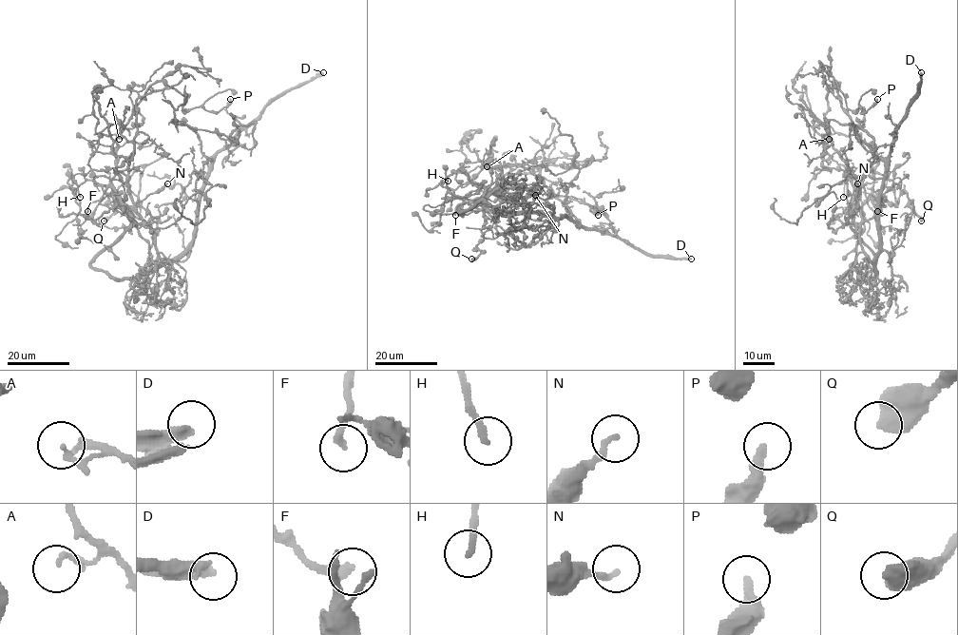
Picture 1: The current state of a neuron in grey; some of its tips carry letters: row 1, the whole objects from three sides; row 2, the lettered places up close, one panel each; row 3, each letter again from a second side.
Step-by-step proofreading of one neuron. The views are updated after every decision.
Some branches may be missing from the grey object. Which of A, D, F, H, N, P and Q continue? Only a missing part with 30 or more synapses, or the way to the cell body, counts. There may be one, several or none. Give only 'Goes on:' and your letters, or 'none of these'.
Goes on: D, H

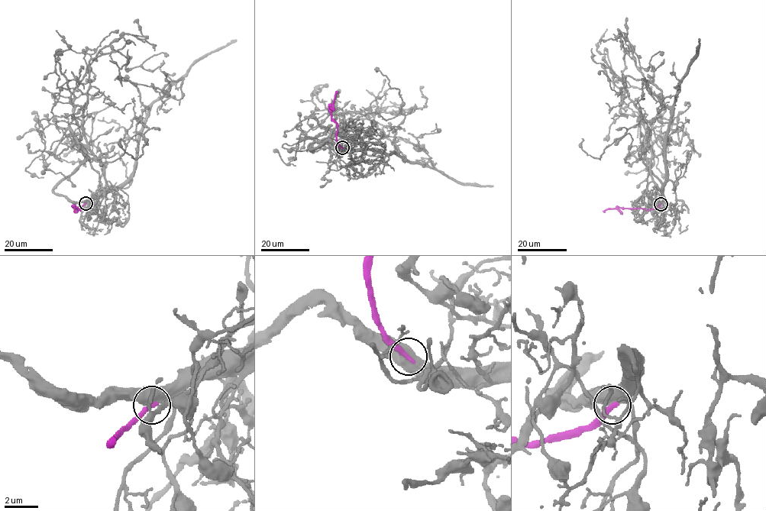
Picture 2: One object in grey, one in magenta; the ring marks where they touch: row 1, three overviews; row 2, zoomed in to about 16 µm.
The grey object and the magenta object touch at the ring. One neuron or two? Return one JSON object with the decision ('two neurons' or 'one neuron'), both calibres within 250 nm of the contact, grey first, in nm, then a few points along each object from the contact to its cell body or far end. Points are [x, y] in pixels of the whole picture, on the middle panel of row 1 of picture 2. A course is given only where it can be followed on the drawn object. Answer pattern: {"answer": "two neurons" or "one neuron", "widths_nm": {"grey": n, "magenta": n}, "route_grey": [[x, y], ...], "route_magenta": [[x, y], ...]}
{"answer": "one neuron", "widths_nm": {"grey": 600, "magenta": 320}, "route_grey": [[341, 148], [362, 145], [359, 137], [340, 135], [346, 110], [366, 114], [386, 127], [384, 134], [425, 150]], "route_magenta": [[342, 148], [337, 139], [337, 124], [331, 118], [328, 106], [332, 105], [337, 92]]}

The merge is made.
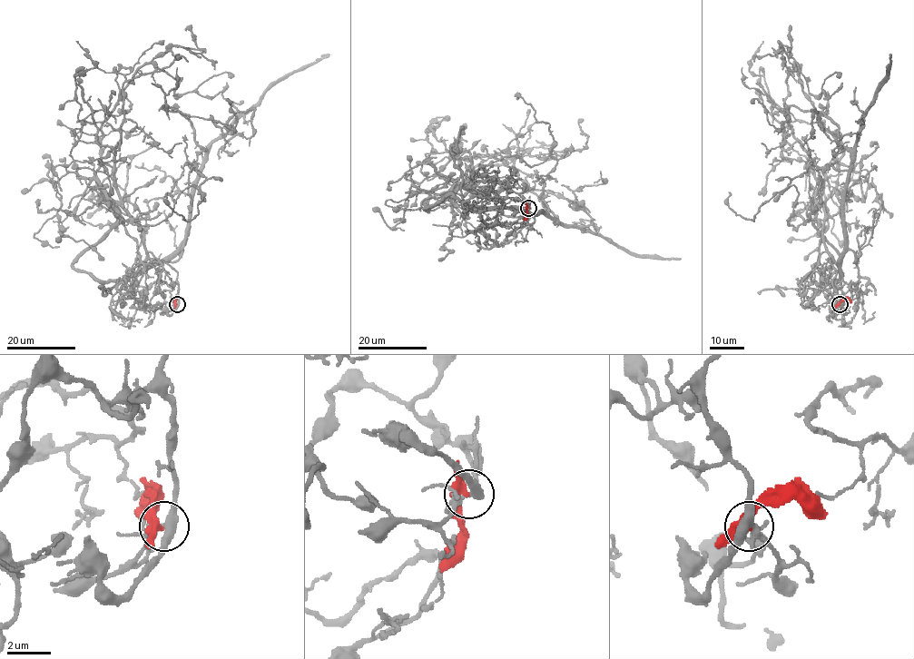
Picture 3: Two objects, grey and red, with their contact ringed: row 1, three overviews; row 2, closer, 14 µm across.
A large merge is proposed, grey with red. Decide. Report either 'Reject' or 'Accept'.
Reject

